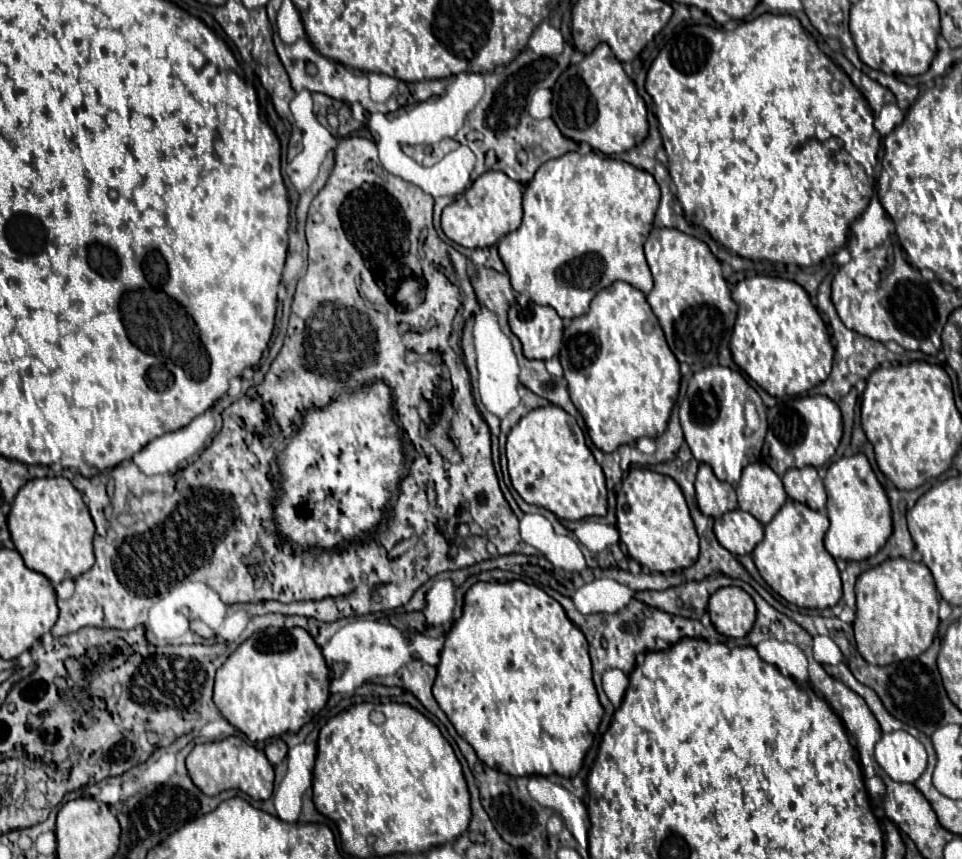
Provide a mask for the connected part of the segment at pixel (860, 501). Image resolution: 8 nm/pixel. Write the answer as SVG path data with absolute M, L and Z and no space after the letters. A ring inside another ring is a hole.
M865 454L841 458L833 462L825 476L827 490L827 516L831 520L829 532L825 534L825 548L833 558L843 560L865 560L887 542L891 526L891 506L877 482Z

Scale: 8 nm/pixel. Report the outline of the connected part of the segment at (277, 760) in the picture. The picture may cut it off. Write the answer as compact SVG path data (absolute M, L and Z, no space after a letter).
M281 738L271 740L265 746L265 754L267 754L267 758L269 758L271 764L281 764L281 760L287 756L287 744Z

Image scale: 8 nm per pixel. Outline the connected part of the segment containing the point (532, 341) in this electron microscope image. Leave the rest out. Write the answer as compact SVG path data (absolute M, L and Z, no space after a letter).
M527 302L525 306L513 304L509 310L509 326L519 336L527 358L549 360L559 354L559 348L563 342L563 320L559 318L559 314L551 306L541 306L535 302Z

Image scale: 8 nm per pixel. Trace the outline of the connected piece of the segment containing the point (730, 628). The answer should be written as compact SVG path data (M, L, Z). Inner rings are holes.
M719 588L709 598L709 616L719 634L743 638L755 622L755 604L741 588Z

